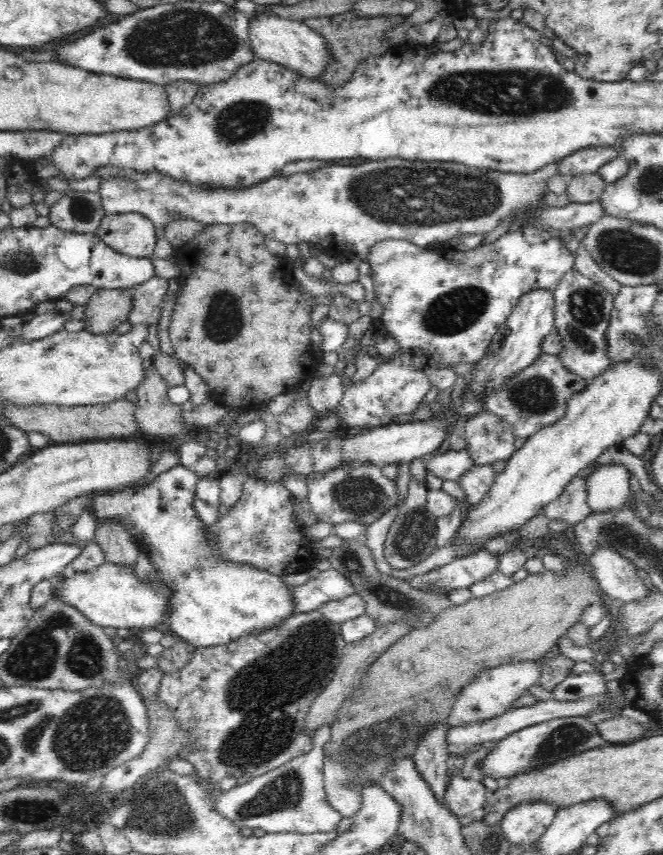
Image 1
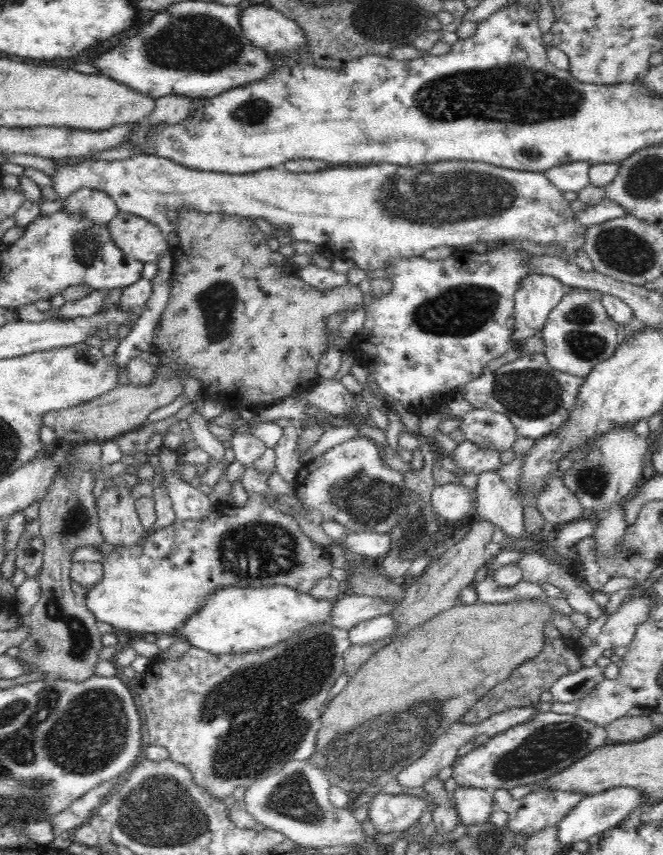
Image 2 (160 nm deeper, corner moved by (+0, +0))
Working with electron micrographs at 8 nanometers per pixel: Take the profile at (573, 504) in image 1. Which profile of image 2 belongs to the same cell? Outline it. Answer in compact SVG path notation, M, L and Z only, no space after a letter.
M560 477L550 478L546 488L537 497L537 509L542 513L549 526L576 521L588 513L578 497L572 494Z

